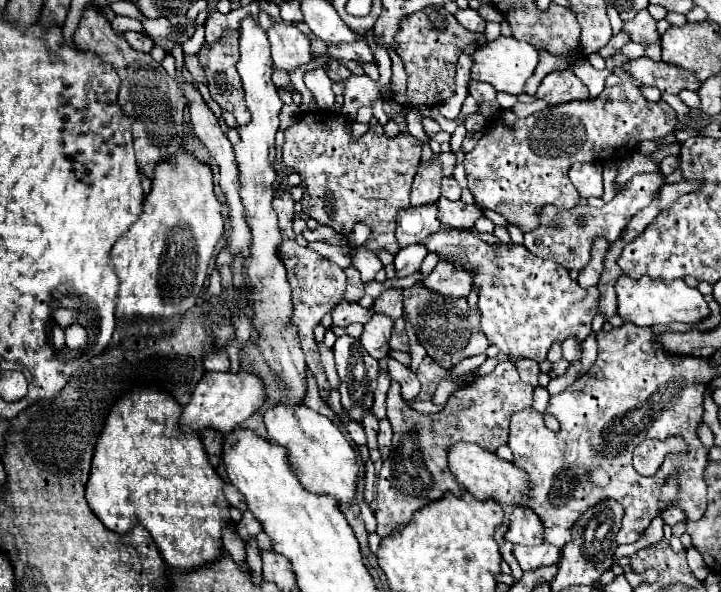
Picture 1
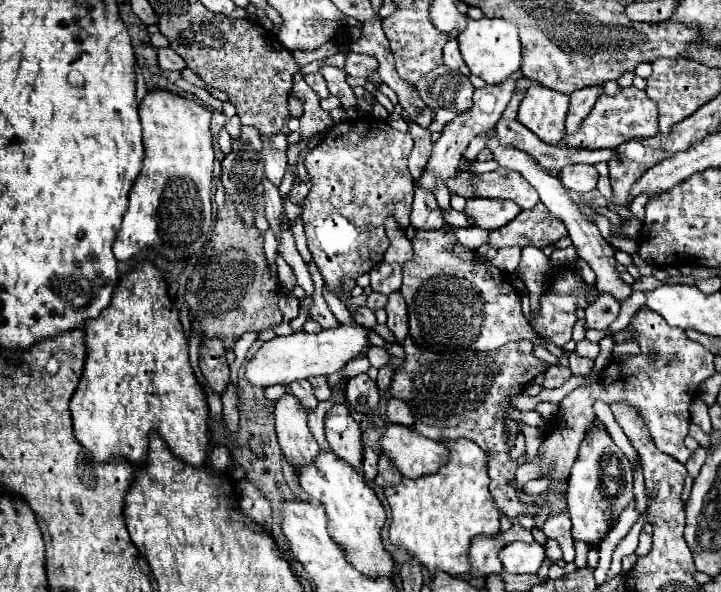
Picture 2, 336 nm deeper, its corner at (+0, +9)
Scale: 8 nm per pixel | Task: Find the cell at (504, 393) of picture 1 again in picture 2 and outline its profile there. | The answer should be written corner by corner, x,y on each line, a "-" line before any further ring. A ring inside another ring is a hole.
393,293
389,297
389,303
387,303
385,311
387,311
387,327
391,329
395,339
399,343
403,343
407,339
405,335
409,335
409,331
407,331
409,325
405,323
405,319
407,319
407,315
405,315
405,301
401,299
399,293

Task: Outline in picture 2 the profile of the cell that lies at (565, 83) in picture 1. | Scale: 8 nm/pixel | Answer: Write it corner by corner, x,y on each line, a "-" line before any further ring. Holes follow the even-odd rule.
543,85
527,89
517,121
531,129
541,141
557,145
565,133
565,115
569,111
569,95
557,93

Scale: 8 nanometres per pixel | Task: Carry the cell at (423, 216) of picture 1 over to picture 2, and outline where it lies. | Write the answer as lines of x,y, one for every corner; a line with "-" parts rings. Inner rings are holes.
517,71
517,75
515,75
513,79
507,79
507,81
501,83
501,85
485,85
483,89
475,89
473,107
471,107
467,113
463,113
463,115
459,115
457,119
453,119
451,123
447,123
445,129
441,131
439,141
433,145
433,155
431,155
431,159
429,159
429,163
427,163
427,169
425,169
425,173
421,175
421,179
417,181
421,189
433,193
437,181
447,183
449,179
453,179
453,177
457,175
457,165
459,165
461,155
463,155
463,151
467,149
469,141
471,141
473,137
477,137
479,133
485,133
485,131
489,131
489,129
493,129
495,123
501,119
501,113
505,111
505,107
507,107
511,95
513,95
515,79
517,79
517,77
521,77
521,71

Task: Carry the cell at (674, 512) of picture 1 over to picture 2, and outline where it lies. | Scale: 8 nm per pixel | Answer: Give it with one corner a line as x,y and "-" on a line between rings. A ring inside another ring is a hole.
647,523
639,535
639,547
637,547
635,555
645,555
651,551
651,535
653,535
653,527
651,527
651,523

